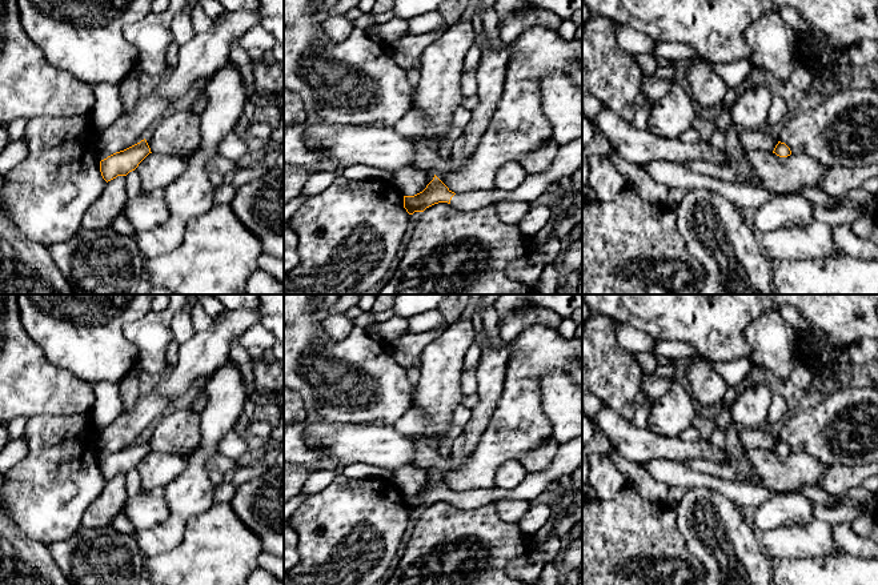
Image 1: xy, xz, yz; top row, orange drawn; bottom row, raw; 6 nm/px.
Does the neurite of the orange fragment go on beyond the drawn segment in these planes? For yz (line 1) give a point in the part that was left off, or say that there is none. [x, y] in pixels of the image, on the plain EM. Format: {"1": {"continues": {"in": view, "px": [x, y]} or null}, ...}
{"1": {"continues": null}}

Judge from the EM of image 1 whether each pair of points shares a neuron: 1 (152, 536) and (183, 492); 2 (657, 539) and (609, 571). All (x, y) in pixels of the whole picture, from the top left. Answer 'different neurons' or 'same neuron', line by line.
1: same neuron
2: same neuron

